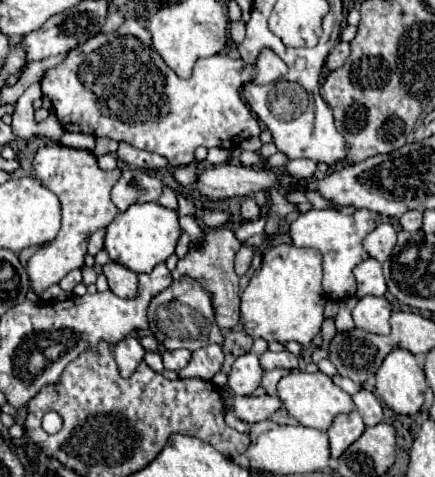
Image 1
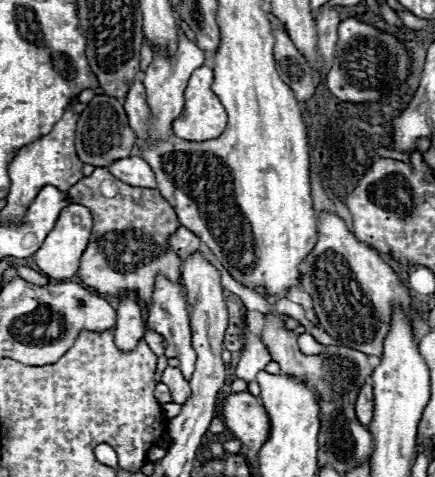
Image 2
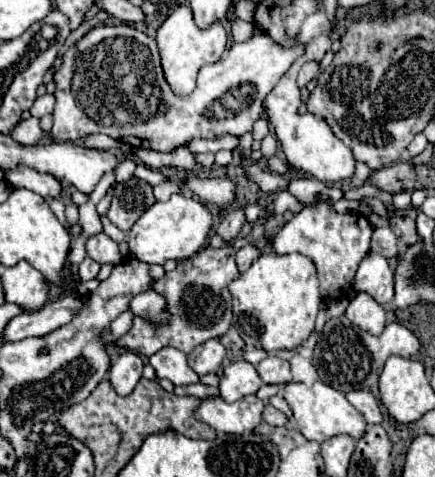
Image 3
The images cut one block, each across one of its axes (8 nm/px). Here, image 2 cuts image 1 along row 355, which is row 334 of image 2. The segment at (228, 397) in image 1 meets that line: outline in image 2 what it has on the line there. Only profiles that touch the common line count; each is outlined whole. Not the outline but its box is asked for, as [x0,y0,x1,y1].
[236,328,272,382]

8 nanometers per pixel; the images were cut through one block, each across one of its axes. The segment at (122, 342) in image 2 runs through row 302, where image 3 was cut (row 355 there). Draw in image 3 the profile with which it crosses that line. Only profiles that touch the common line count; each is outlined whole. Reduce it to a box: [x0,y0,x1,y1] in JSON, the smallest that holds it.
[108,352,142,396]

